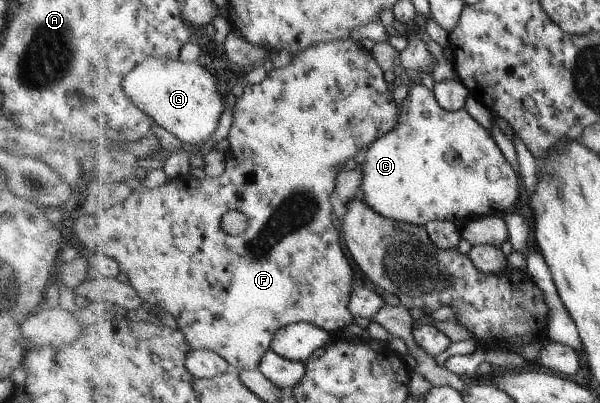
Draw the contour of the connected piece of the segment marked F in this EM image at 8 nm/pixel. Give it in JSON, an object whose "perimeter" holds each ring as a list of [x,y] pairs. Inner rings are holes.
{"perimeter":[[[347,38],[347,40],[333,40],[333,42],[317,42],[317,44],[313,44],[311,48],[307,48],[307,50],[303,50],[303,52],[299,52],[295,56],[295,60],[293,60],[293,64],[291,66],[283,66],[283,68],[276,68],[274,66],[268,69],[267,78],[260,84],[247,84],[247,87],[244,88],[244,93],[242,97],[238,98],[236,102],[236,107],[234,108],[234,123],[232,124],[232,130],[228,139],[230,140],[231,147],[229,148],[229,166],[226,171],[226,175],[224,177],[215,178],[205,177],[205,178],[196,178],[192,176],[173,179],[166,185],[163,185],[159,188],[145,188],[141,187],[133,192],[132,196],[129,196],[125,202],[121,202],[119,205],[113,206],[110,210],[107,210],[105,213],[102,211],[98,211],[97,213],[88,214],[81,210],[81,214],[79,214],[79,218],[77,218],[77,222],[75,222],[75,226],[73,226],[73,230],[75,230],[75,238],[77,238],[77,242],[79,244],[75,244],[75,248],[81,250],[83,248],[83,252],[86,255],[106,255],[114,260],[119,262],[121,271],[126,280],[128,280],[132,286],[137,290],[139,299],[141,303],[148,306],[154,306],[158,310],[163,310],[164,312],[170,313],[175,317],[178,322],[179,328],[183,330],[186,334],[187,340],[190,342],[190,346],[194,350],[211,350],[221,354],[233,367],[234,370],[258,370],[263,363],[263,358],[267,355],[267,352],[272,350],[272,344],[275,339],[275,336],[278,335],[283,328],[290,326],[294,323],[299,322],[309,322],[315,325],[318,325],[320,328],[327,330],[331,334],[338,334],[339,332],[343,333],[344,330],[353,322],[353,315],[350,312],[349,304],[350,304],[350,295],[351,295],[351,280],[353,280],[353,270],[351,270],[351,264],[349,264],[349,260],[347,260],[347,254],[343,252],[343,240],[341,240],[341,232],[339,232],[339,226],[335,224],[335,210],[333,210],[333,204],[331,204],[331,195],[335,192],[335,188],[337,188],[337,175],[341,171],[341,168],[344,163],[346,163],[350,159],[359,159],[362,155],[360,151],[368,148],[375,140],[381,138],[381,136],[385,136],[385,134],[391,132],[397,123],[399,122],[399,108],[401,106],[397,104],[393,100],[392,96],[392,79],[385,75],[384,71],[379,68],[379,64],[373,59],[372,53],[369,50],[363,48],[362,44],[359,42],[354,42],[351,38]],[[229,210],[243,210],[247,216],[249,216],[249,220],[251,220],[251,226],[249,226],[249,230],[245,232],[245,234],[241,234],[240,236],[231,236],[225,228],[223,228],[223,218],[227,216],[227,212]]]}

